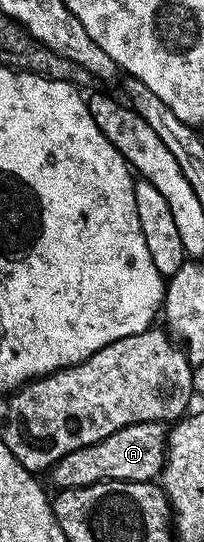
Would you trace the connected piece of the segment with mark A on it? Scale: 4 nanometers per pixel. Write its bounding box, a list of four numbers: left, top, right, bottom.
[49,422,168,490]

